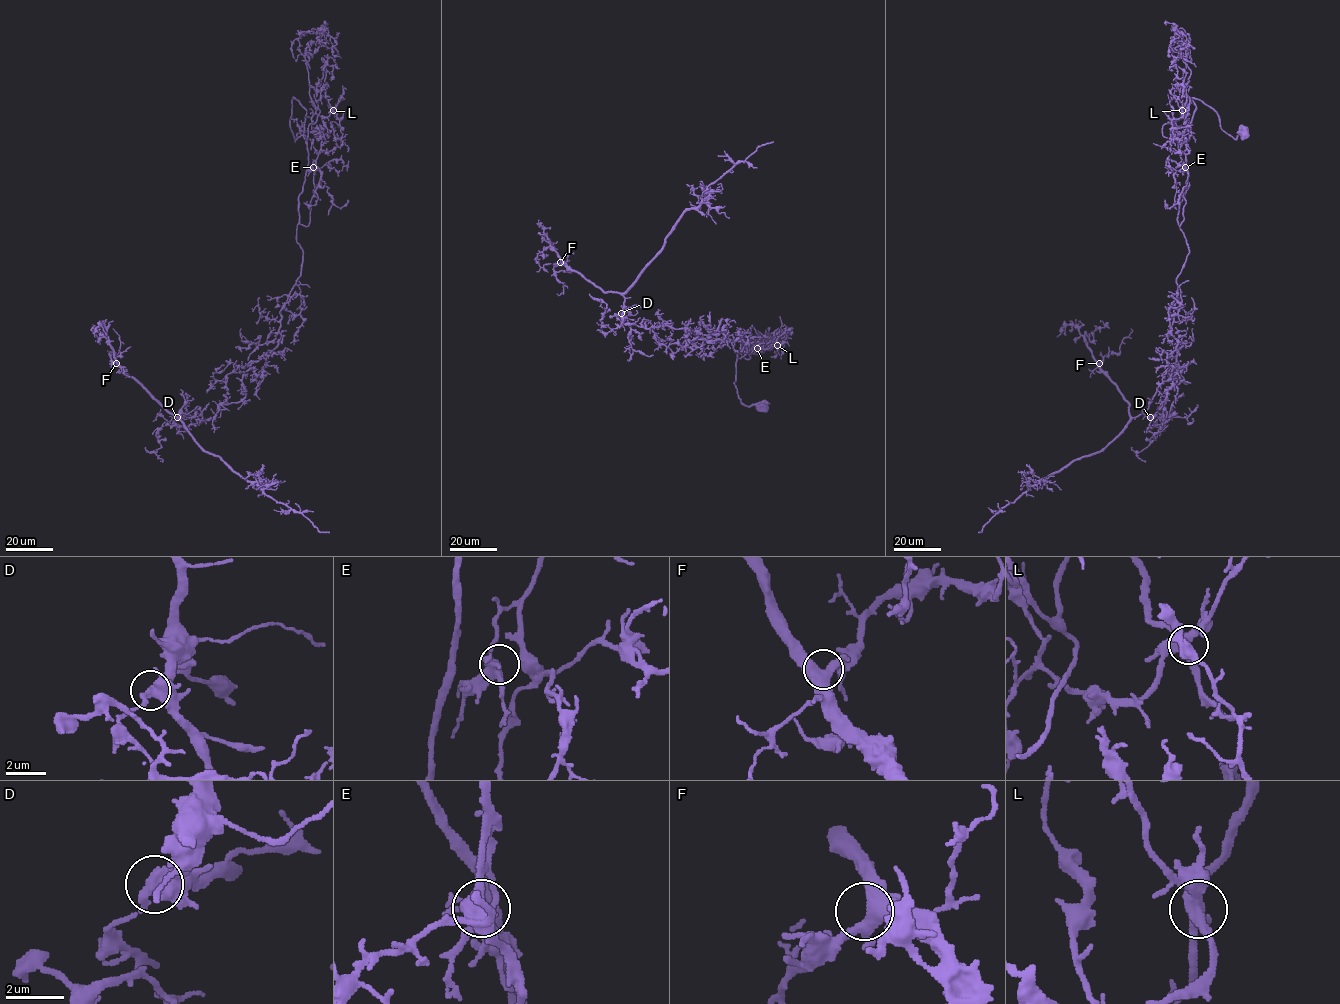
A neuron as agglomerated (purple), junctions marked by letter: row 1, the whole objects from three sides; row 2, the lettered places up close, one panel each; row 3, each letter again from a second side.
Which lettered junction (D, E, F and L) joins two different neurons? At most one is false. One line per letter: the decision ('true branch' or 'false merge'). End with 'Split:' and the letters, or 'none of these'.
D: false merge
E: true branch
F: true branch
L: true branch
Split: D

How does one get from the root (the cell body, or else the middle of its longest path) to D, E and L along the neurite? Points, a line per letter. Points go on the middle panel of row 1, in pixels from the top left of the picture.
D: (763, 407), (734, 383), (751, 341), (621, 312)
E: (763, 407), (763, 403), (745, 405), (734, 383), (737, 352), (749, 359), (748, 351), (762, 349), (757, 348)
L: (763, 407), (746, 406), (739, 397), (737, 352), (751, 357), (752, 325), (762, 353), (777, 345)

